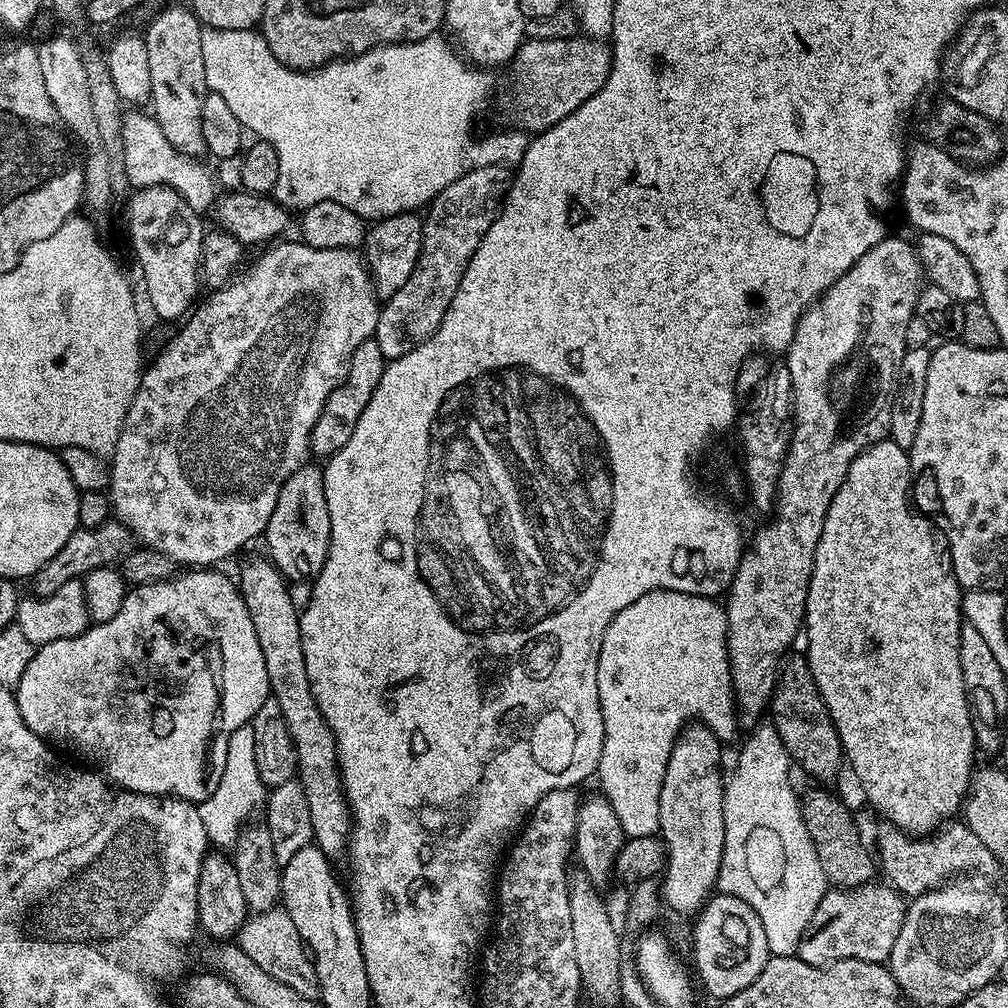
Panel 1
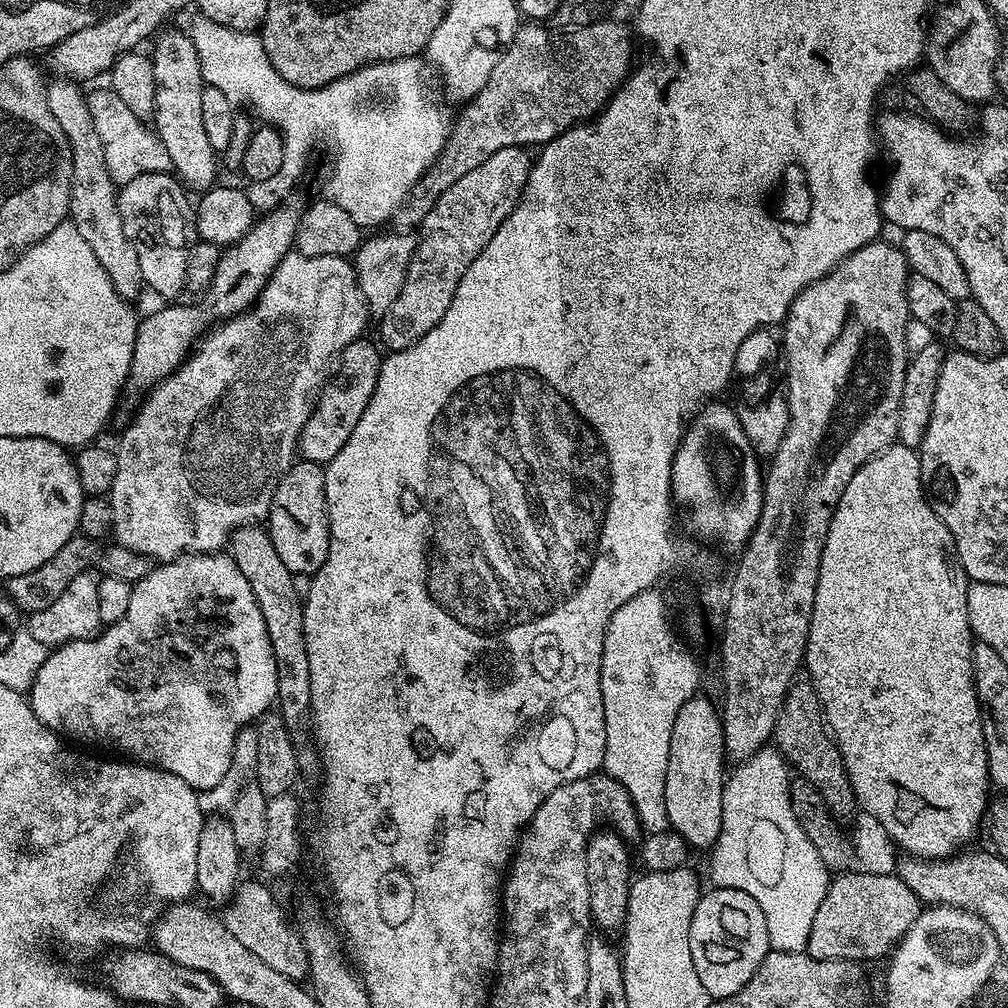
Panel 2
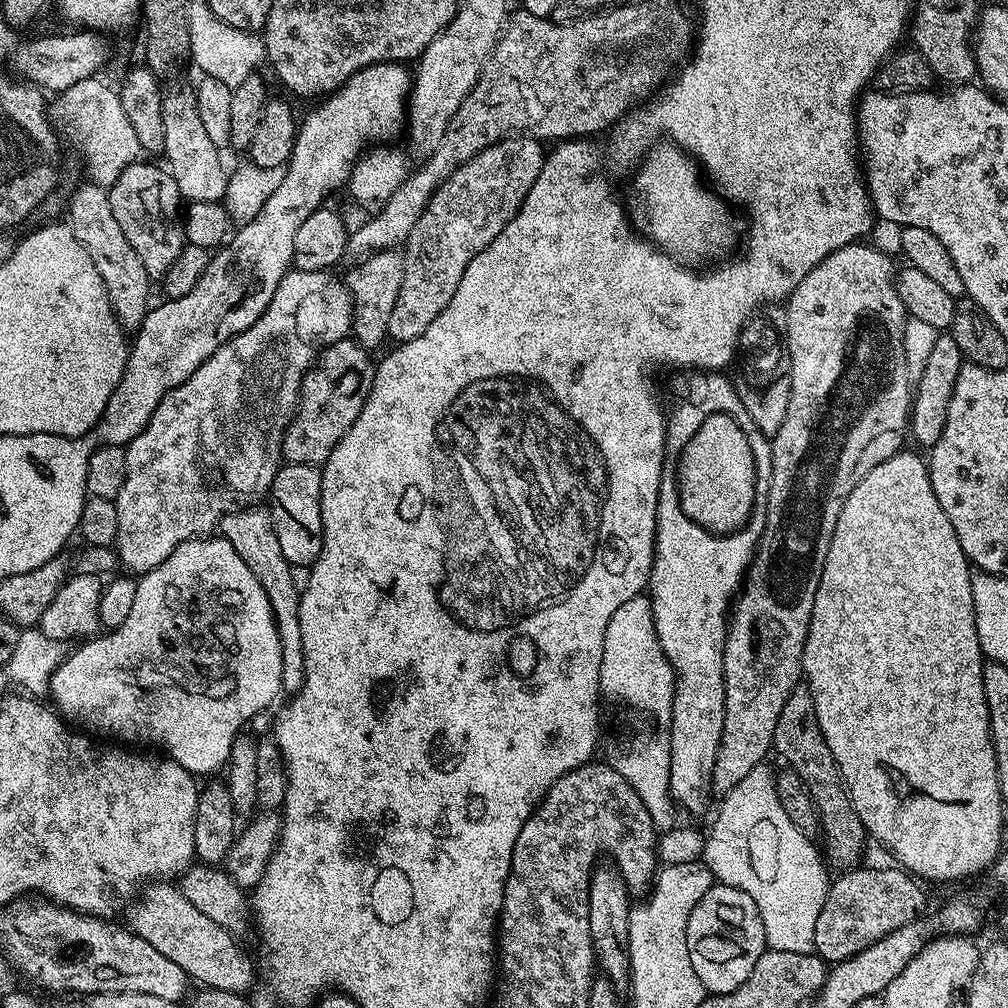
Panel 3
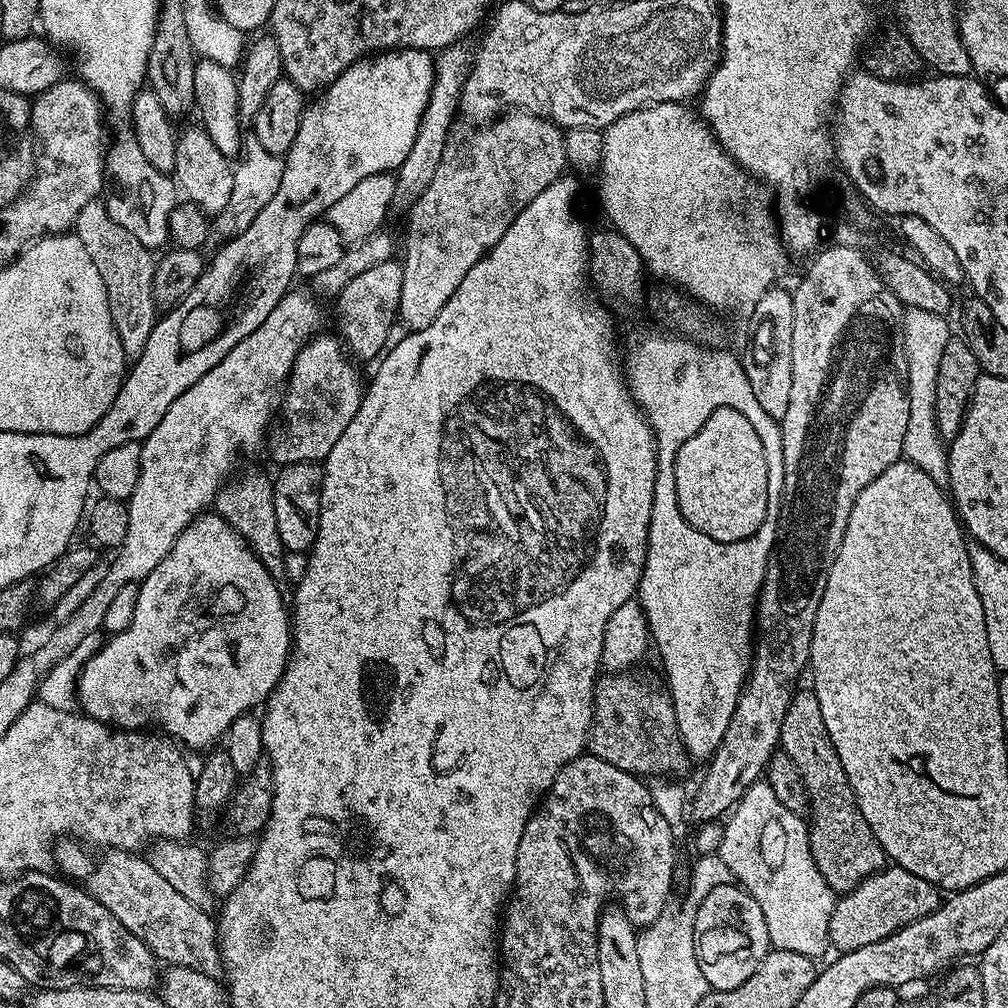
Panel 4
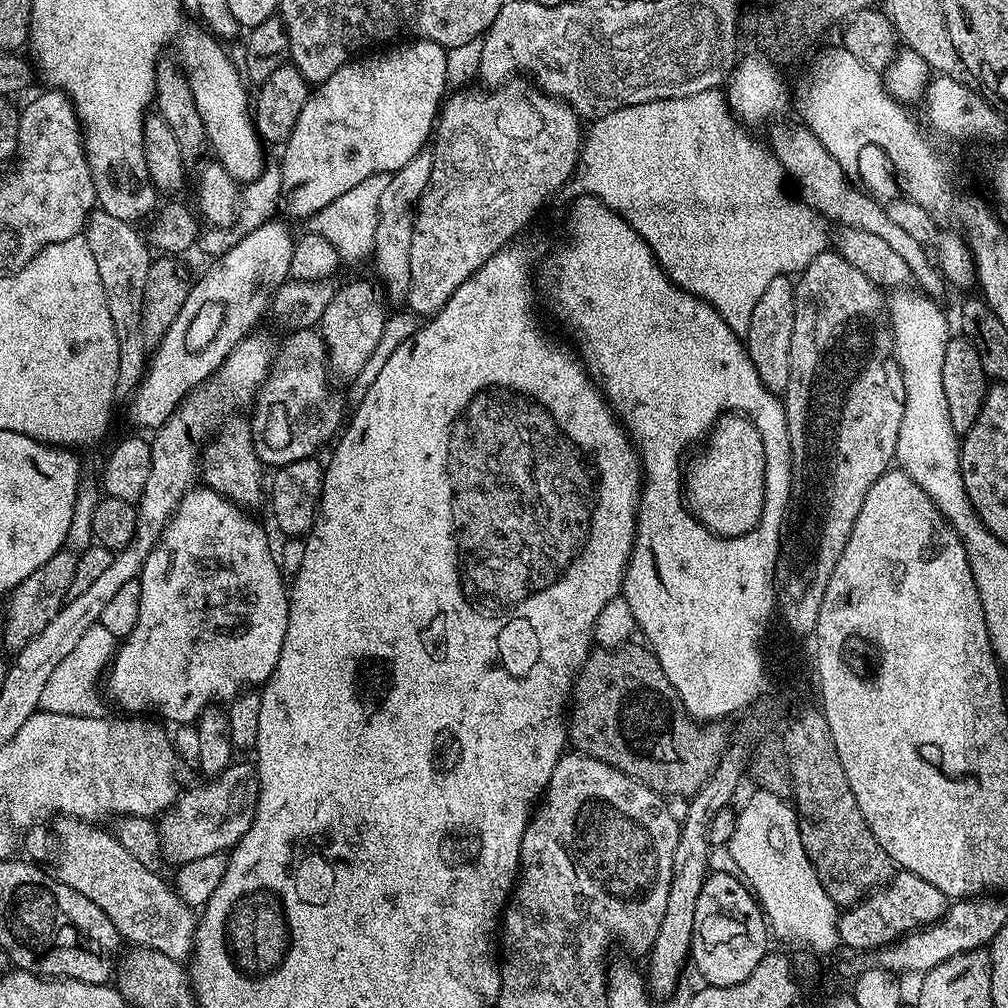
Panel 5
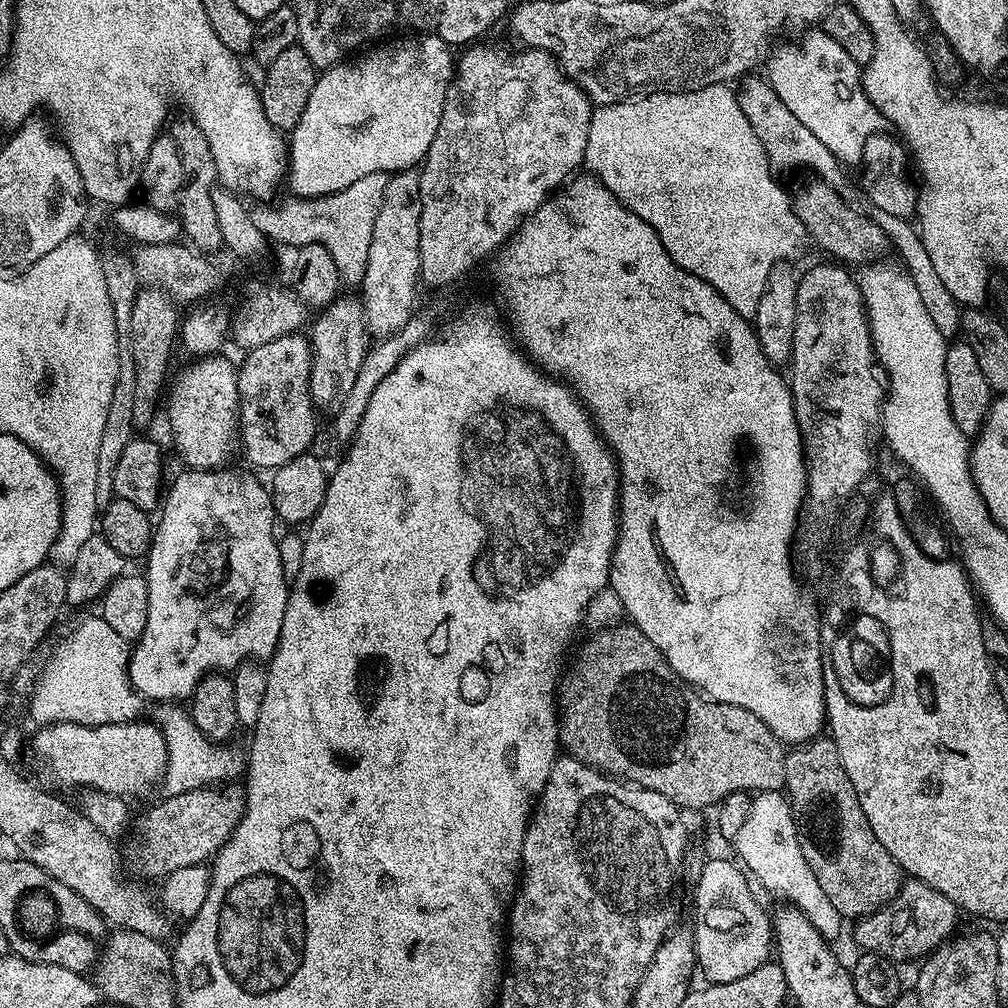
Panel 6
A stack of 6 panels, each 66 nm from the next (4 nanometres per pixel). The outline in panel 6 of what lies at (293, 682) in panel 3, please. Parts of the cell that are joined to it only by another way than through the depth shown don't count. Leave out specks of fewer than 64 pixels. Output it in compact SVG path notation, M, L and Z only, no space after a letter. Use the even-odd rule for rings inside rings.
M213 354L210 356L201 356L193 359L192 364L188 364L180 373L176 376L176 381L171 381L170 391L167 393L168 396L168 424L172 427L172 440L176 443L176 452L185 460L187 467L192 470L220 470L225 467L224 464L232 456L232 451L237 451L238 448L238 413L240 411L240 387L238 386L238 368L235 363L231 364L230 361L224 357L224 354Z

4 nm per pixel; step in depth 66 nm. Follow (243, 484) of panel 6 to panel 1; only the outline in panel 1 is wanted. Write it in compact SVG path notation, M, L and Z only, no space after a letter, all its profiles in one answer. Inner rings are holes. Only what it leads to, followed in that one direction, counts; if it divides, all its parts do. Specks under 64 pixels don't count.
M184 570L181 571L184 572L181 576L173 574L168 579L154 581L152 584L137 584L125 595L122 610L118 610L114 618L101 624L93 623L77 636L39 645L33 651L22 678L14 685L18 710L26 726L30 726L34 734L46 741L69 740L70 743L77 744L90 759L96 760L95 767L115 787L125 788L127 792L176 796L197 806L210 798L210 794L214 794L214 789L218 786L218 781L222 779L230 734L238 730L238 726L251 724L258 706L262 706L262 702L270 698L266 658L262 654L262 646L258 644L258 634L254 632L250 610L240 594L237 581L233 577L231 580L224 572L216 571L220 570Z

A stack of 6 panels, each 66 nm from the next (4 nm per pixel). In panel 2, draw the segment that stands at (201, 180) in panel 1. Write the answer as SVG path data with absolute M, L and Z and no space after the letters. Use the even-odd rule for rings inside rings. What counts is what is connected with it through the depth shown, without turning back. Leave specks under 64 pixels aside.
M104 86L97 92L89 91L87 98L90 118L94 118L94 130L98 130L98 138L102 138L108 173L117 186L123 185L125 180L138 178L141 174L172 172L170 154L166 154L166 146L162 146L160 137L123 104L122 98L118 98L118 94L114 94L111 87Z

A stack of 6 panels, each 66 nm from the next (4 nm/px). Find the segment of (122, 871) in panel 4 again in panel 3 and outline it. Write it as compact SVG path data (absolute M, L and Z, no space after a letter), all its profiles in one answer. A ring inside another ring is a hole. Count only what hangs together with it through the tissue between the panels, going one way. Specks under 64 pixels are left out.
M152 882L144 890L140 901L132 908L131 931L146 938L146 942L150 942L154 950L166 954L170 962L182 966L188 977L195 983L197 980L200 986L247 993L256 972L252 969L251 958L236 945L237 937L218 922L206 918L201 910L183 896L175 883Z

